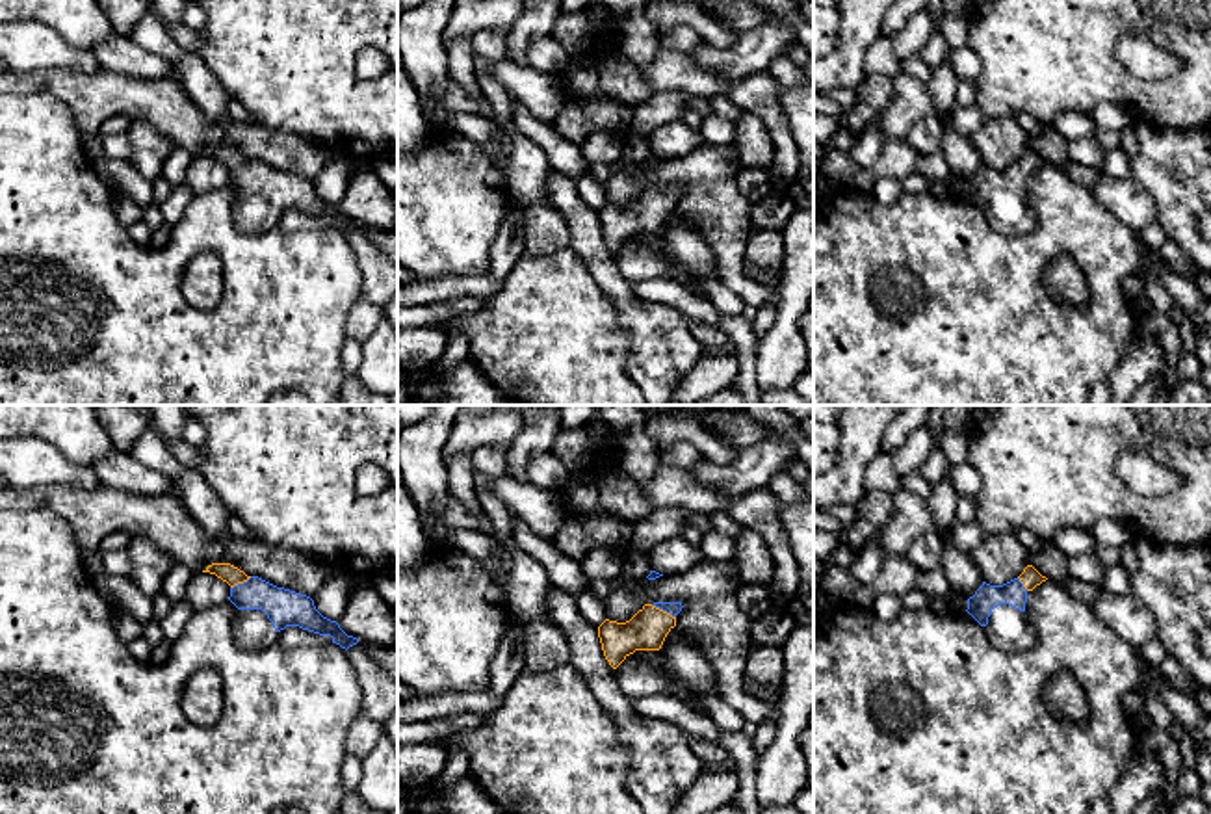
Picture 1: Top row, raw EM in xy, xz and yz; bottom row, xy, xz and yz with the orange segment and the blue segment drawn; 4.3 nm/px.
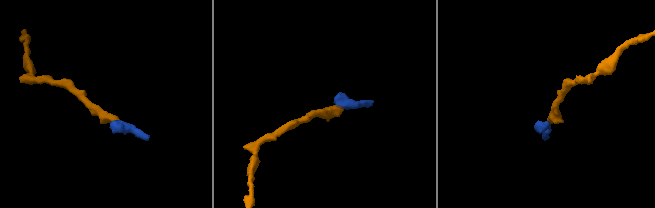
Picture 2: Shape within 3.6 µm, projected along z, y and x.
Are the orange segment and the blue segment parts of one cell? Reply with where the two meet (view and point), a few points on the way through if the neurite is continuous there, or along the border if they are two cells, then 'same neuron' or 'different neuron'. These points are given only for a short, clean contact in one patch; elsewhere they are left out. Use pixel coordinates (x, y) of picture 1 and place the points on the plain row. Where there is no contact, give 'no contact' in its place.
contact xz (662, 194); way xz (647, 214), (662, 194), (673, 192); same neuron

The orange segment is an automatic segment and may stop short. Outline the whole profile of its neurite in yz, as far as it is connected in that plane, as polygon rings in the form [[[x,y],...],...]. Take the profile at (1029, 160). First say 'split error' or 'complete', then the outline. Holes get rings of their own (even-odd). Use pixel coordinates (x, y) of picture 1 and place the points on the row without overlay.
split error | [[[1033,149],[1003,167],[983,169],[968,182],[968,197],[983,210],[988,223],[1003,234],[1029,234],[1036,229],[1036,216],[1025,195],[1027,177],[1046,165]]]

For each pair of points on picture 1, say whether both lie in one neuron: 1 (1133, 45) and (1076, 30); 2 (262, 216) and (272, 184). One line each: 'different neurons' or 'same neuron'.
1: different neurons
2: same neuron

